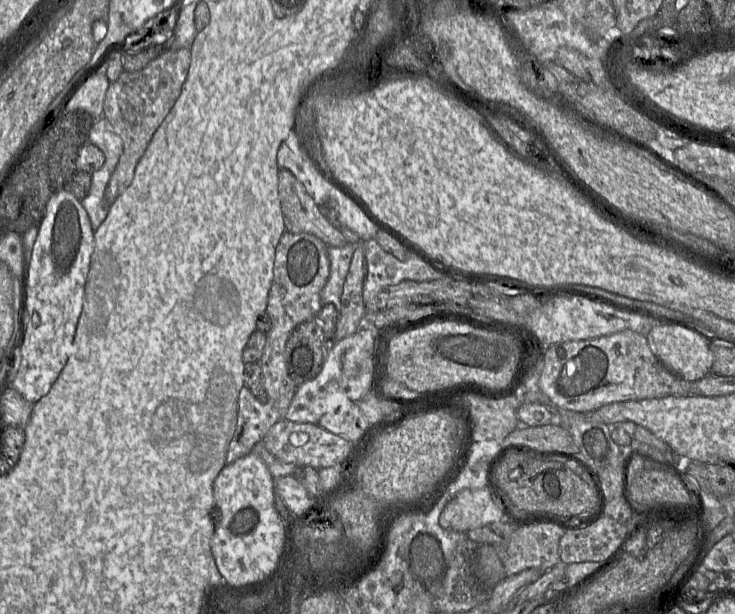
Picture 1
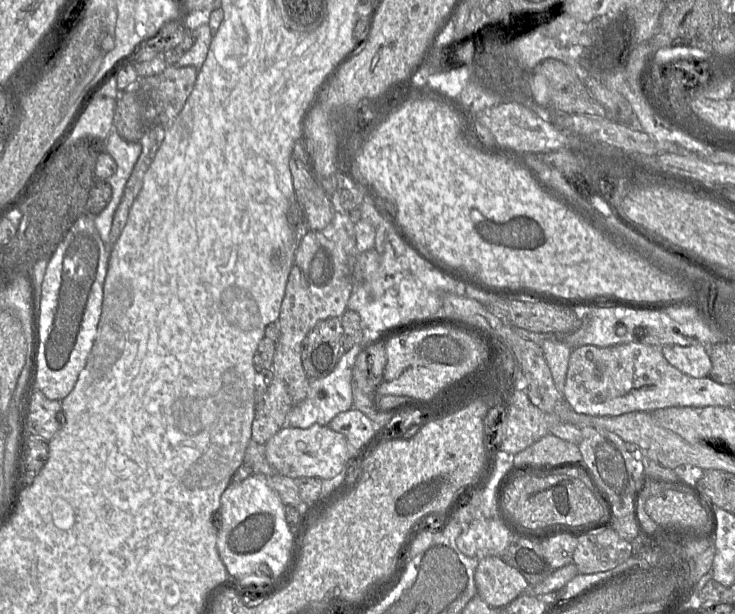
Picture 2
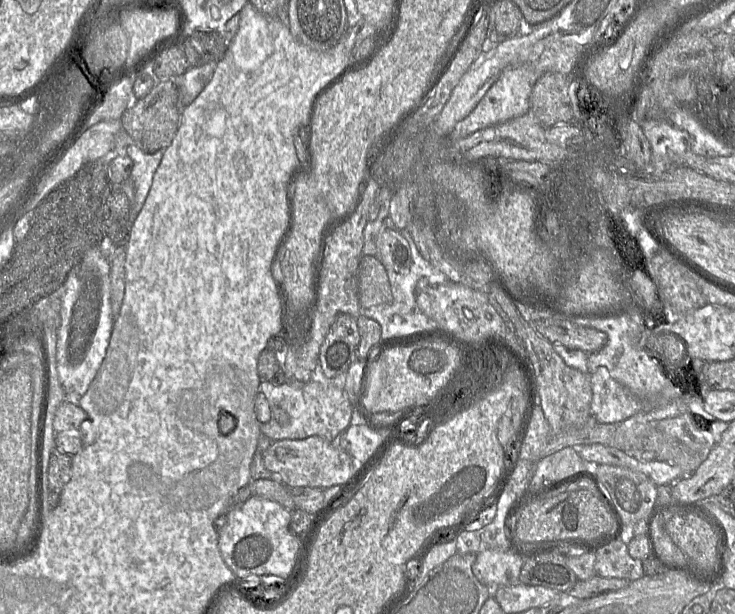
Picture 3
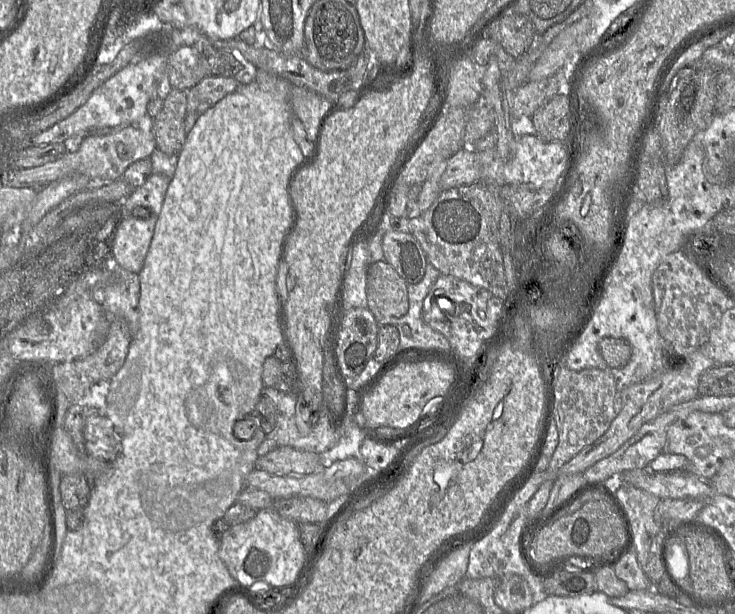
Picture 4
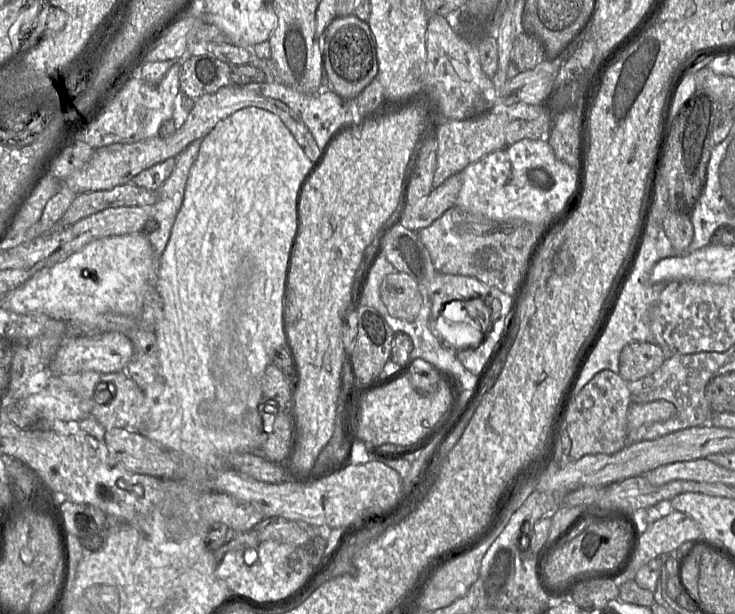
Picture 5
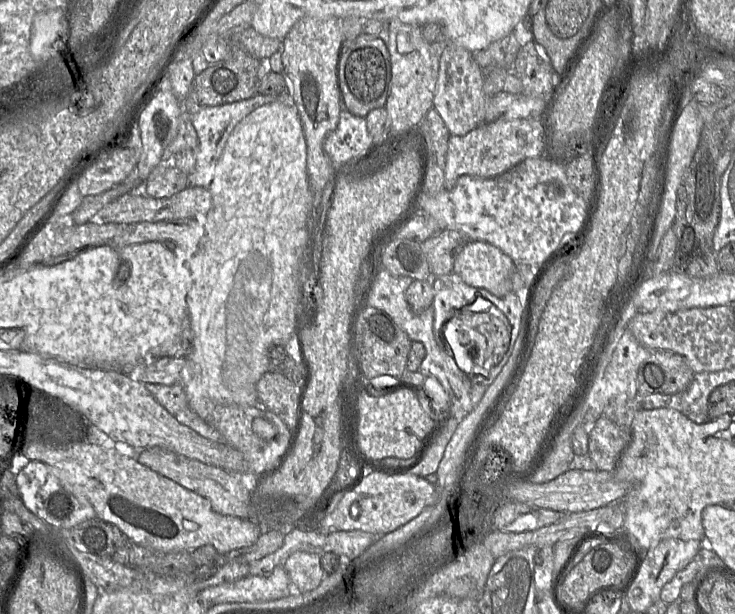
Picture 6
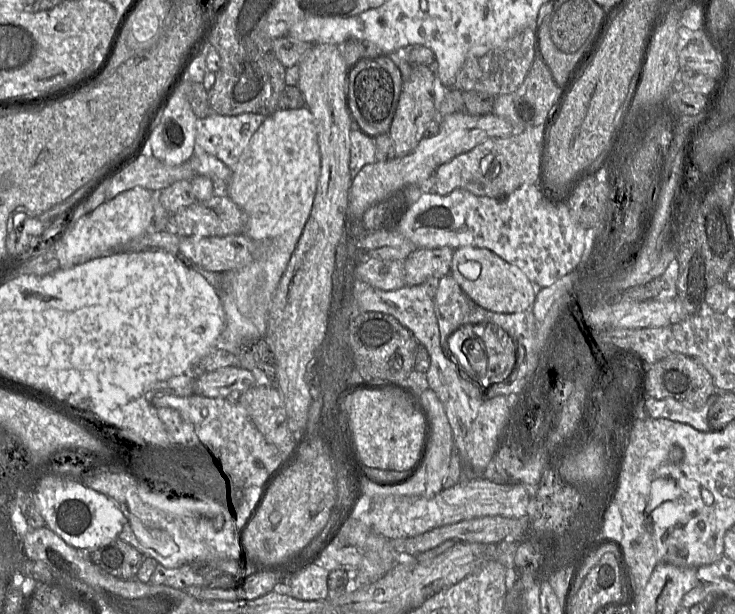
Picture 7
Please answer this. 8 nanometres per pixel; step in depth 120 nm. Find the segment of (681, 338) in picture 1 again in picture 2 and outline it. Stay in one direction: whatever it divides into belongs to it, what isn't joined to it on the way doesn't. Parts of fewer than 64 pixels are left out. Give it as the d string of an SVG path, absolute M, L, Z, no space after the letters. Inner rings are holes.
M669 345L662 347L660 350L665 359L682 373L694 378L710 376L711 357L709 348L704 345Z

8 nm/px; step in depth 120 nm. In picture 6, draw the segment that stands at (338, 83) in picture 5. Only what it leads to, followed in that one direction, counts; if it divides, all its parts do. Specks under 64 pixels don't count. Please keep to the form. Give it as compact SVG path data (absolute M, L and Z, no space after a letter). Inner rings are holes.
M360 35L344 42L338 60L338 82L343 106L352 114L365 118L371 110L385 106L391 83L391 62L380 36Z

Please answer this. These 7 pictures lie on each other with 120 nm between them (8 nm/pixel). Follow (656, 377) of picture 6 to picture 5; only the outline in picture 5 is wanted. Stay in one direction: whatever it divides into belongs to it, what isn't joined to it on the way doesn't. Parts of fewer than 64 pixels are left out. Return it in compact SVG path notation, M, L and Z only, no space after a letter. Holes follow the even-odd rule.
M634 341L620 352L619 374L627 381L635 381L657 371L667 358L657 343Z

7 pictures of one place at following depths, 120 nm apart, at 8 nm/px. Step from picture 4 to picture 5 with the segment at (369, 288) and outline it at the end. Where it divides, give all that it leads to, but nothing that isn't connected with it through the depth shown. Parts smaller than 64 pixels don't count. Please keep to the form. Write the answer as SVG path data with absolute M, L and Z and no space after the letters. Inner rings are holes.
M398 271L383 280L380 295L388 314L407 322L415 320L423 303L422 290L417 282Z

